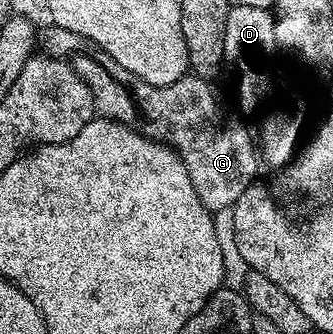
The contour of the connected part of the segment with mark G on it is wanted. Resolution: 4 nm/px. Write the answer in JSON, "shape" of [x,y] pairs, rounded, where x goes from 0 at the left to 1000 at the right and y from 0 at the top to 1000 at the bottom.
{"shape":[[[141,75],[123,93],[123,153],[159,177],[189,177],[267,254],[279,278],[285,329],[306,353],[348,356],[387,386],[423,398],[438,416],[492,428],[514,440],[544,470],[556,506],[568,506],[568,530],[580,542],[580,566],[592,566],[592,590],[637,638],[679,635],[703,620],[712,590],[736,578],[754,551],[769,545],[766,524],[784,503],[784,476],[772,461],[772,428],[760,413],[760,392],[730,380],[730,368],[682,323],[682,308],[646,275],[646,249],[601,237],[583,219],[547,225],[520,254],[447,254],[447,243],[423,243],[423,231],[399,231],[387,207],[351,195],[315,147],[303,147],[267,111],[243,99],[207,99],[207,87],[183,87],[162,75]]]}

